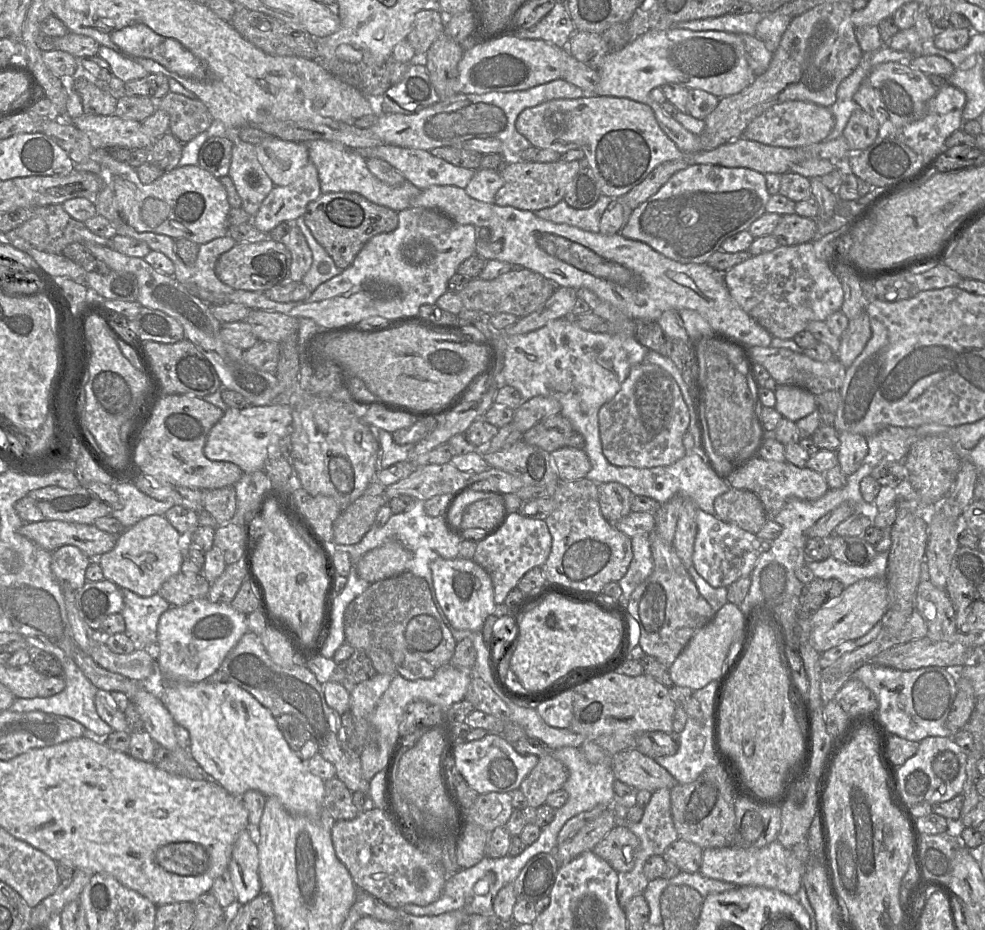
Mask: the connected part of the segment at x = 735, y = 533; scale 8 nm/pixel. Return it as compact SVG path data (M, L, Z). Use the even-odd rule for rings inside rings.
M701 509L696 513L697 534L692 556L698 574L712 587L728 587L741 577L750 576L758 558L767 552L772 541L759 538L734 524L725 523Z

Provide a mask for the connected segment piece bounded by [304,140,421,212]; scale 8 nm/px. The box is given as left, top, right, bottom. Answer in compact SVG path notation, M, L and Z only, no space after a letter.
M312 140L304 143L308 147L309 161L318 170L322 193L356 192L375 204L400 212L412 207L412 199L421 191L407 180L399 186L391 186L382 182L370 172L367 167L367 160L360 153L341 143L328 140Z

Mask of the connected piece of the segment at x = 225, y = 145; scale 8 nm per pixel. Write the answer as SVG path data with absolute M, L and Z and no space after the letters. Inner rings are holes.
M212 136L200 148L198 165L216 178L227 176L230 169L233 142L229 138Z

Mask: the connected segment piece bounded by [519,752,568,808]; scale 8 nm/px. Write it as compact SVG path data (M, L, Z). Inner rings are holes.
M551 752L538 757L538 763L519 787L528 805L534 808L545 803L550 793L562 789L568 778L567 768L561 761L554 758Z

